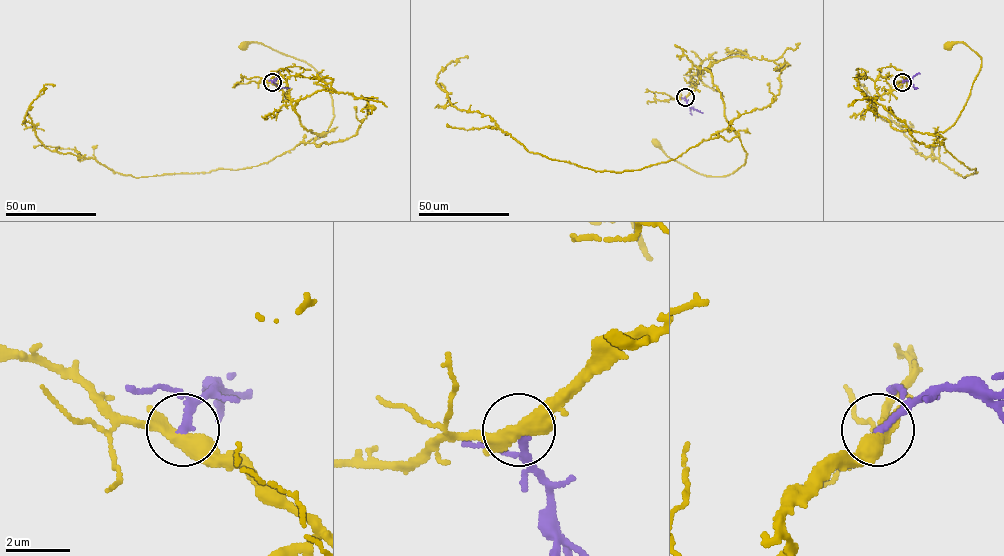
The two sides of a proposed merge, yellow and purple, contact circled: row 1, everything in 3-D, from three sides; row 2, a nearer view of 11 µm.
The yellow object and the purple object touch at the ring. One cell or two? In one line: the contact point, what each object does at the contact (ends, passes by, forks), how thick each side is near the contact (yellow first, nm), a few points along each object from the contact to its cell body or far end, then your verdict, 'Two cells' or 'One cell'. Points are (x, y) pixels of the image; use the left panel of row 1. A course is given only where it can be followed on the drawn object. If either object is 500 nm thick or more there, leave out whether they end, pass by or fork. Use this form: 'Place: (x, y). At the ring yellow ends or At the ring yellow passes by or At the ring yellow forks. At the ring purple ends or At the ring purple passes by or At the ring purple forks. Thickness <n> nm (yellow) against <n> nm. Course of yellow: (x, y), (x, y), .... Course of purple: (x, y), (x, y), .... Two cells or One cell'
Place: (272, 82). At the ring yellow forks. At the ring purple ends. Thickness 360 nm (yellow) against 220 nm. Course of yellow: (271, 82), (289, 97), (307, 130), (328, 130), (332, 98), (313, 67), (263, 44), (243, 45). Course of purple: (271, 82), (273, 80), (278, 86), (289, 88). Two cells

